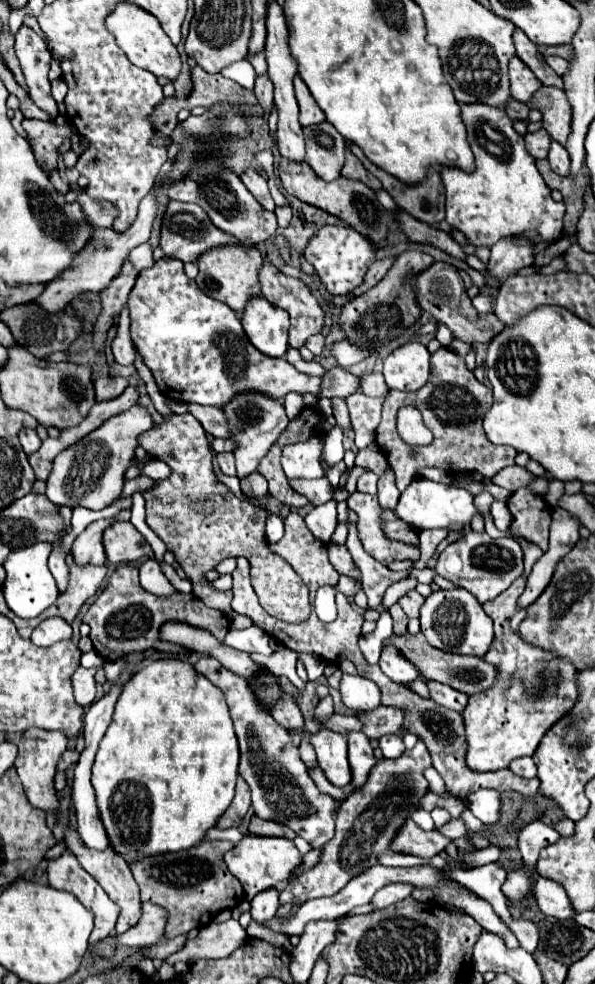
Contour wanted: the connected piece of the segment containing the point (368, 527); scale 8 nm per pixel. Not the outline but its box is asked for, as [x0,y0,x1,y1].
[347,491,419,565]

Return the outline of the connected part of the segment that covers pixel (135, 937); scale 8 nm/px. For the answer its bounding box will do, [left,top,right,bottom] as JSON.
[113,903,167,947]

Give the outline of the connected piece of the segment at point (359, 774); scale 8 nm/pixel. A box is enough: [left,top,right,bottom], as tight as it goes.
[347,731,377,789]

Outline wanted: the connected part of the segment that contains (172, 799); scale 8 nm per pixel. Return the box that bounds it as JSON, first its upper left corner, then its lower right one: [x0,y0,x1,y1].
[91,657,239,863]

